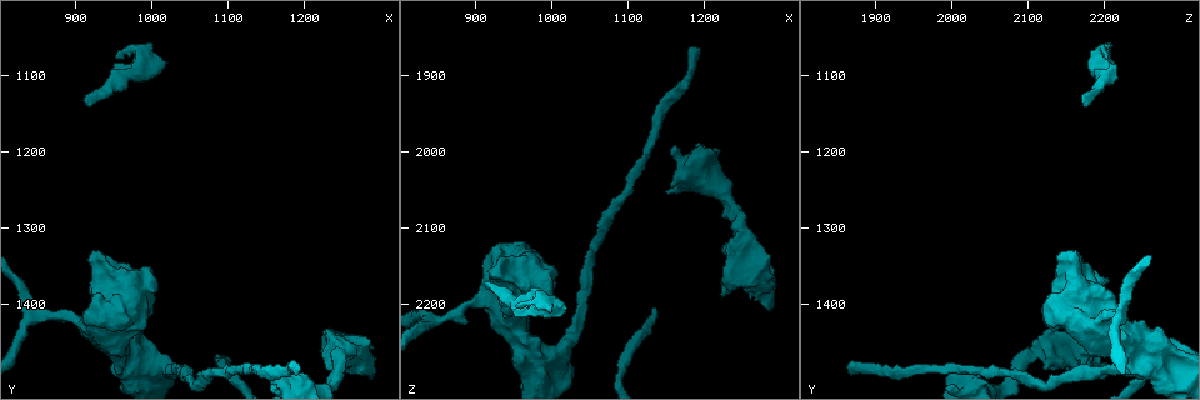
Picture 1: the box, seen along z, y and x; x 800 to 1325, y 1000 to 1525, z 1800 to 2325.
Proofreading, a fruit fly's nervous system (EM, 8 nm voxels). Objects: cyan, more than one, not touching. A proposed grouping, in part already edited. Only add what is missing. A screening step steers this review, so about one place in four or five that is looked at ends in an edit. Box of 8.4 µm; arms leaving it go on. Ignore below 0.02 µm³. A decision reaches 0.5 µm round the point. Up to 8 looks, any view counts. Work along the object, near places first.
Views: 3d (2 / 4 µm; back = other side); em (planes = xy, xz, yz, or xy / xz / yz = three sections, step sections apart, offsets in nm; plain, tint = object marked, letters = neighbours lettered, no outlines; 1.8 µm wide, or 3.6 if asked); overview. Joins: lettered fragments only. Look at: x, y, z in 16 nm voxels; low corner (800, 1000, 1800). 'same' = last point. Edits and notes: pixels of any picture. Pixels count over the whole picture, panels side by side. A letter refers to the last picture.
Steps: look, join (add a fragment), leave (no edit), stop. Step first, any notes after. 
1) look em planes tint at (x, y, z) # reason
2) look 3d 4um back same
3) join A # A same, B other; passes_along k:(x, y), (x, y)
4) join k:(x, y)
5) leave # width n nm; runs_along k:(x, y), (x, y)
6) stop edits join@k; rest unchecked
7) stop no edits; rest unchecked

look em planes letters at (910, 1130, 2175)

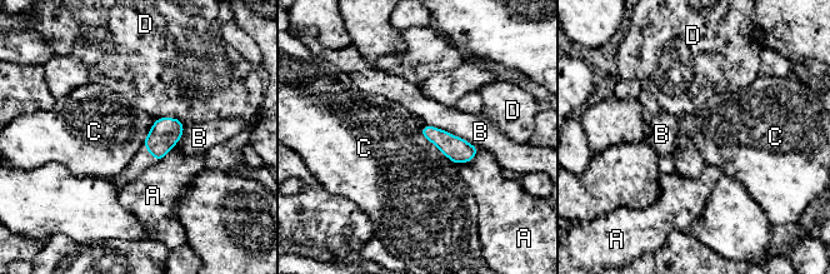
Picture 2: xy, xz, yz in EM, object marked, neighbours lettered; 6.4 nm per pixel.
leave # longest_contact B 380 nm; A other, B other, C other, D other; border 2:(419, 129), (425, 138), (455, 164); no lettered fragment goes on from it

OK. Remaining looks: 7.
look 3d 2um at (1000, 1055, 2205) # free end

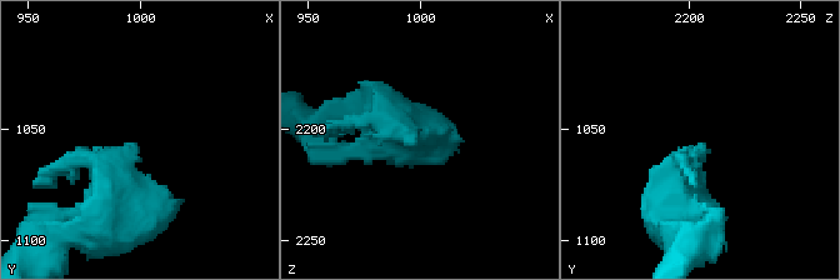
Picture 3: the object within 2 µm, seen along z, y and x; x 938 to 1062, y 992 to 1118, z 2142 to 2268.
look em yz step 16 tint at (997, 1055, 2207) # shape alone is not enough

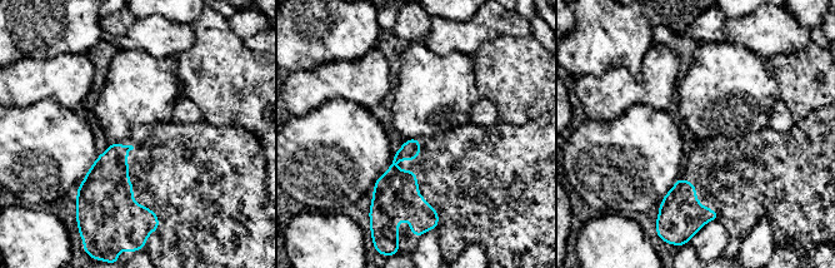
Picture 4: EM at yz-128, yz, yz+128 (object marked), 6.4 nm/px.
look em planes letters same # cut it another way

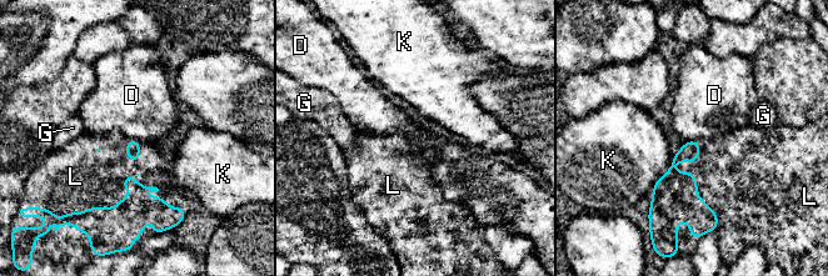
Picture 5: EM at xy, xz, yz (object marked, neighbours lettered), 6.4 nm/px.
join L # D other, G other, K other, L same; the cell continues

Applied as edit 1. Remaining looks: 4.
look overview

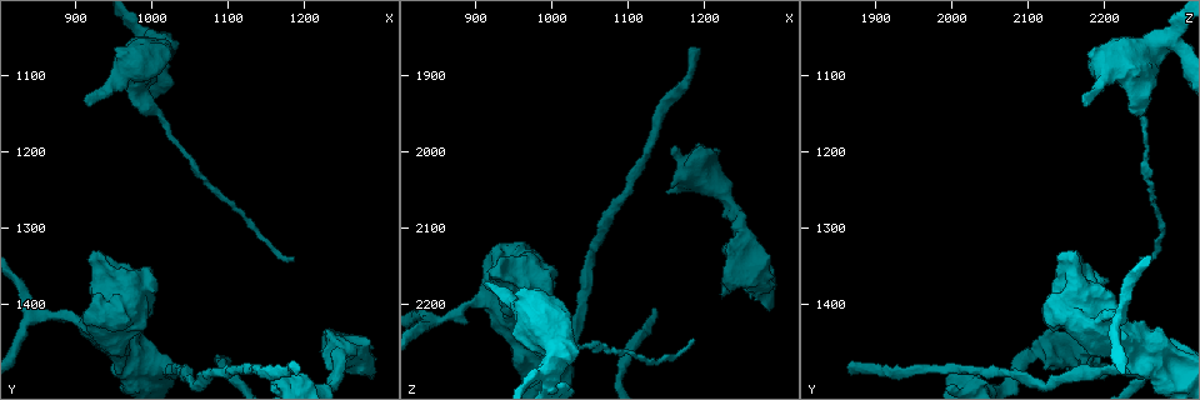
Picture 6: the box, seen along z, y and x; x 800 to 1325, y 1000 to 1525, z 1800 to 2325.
look em 3.6um planes letters at (935, 1355, 2160) # sudden change in width

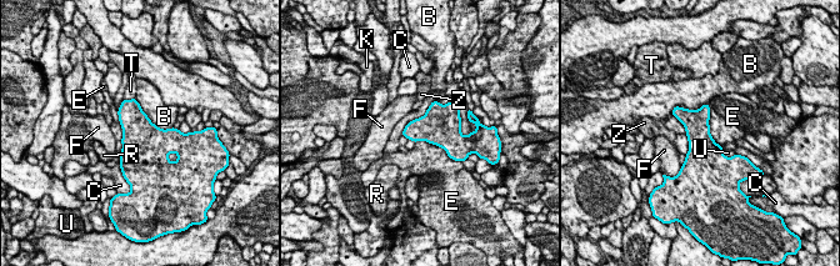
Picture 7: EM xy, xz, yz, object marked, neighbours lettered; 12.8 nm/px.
leave # B other, C other, E other, F other, K other, R other, T other, U other, Z other; border 7:(708, 104), (709, 134), (720, 145); no lettered fragment goes on from it

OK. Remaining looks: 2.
stop edits join@5; rest unchecked

